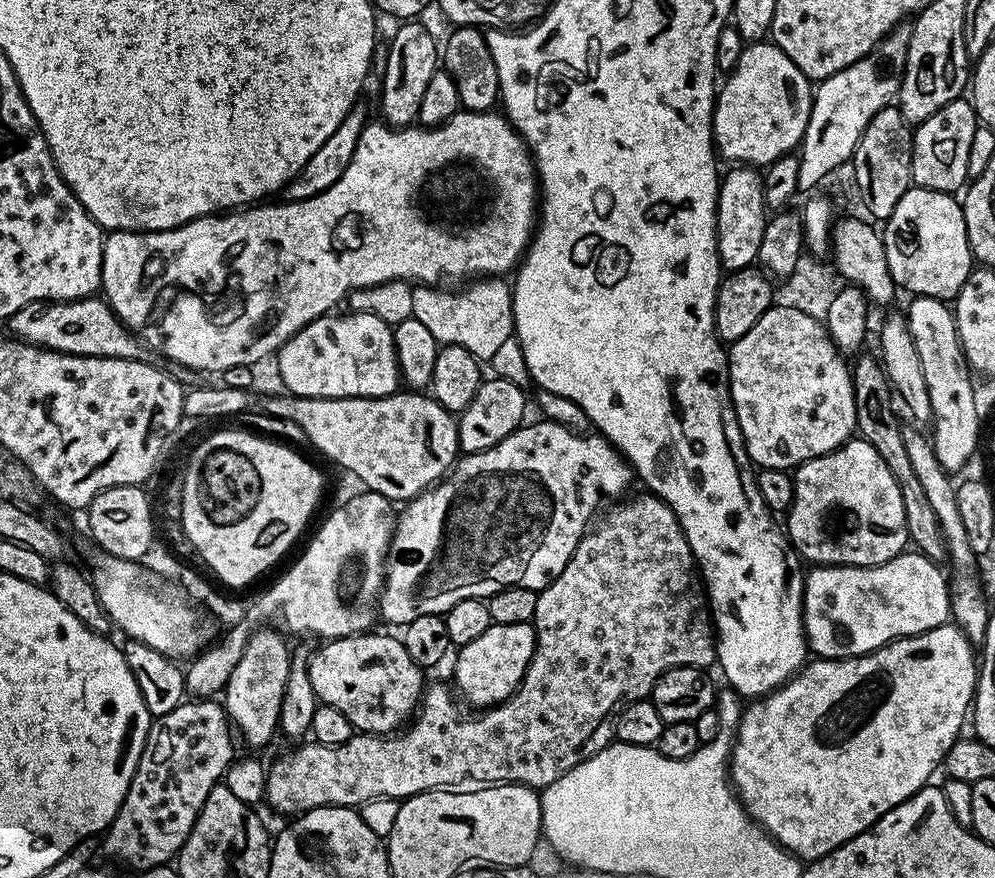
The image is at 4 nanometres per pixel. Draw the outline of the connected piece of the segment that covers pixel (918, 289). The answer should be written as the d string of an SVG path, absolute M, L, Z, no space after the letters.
M915 186L908 188L906 194L898 198L898 206L894 206L894 214L890 214L890 218L883 225L882 235L886 262L890 266L890 274L894 278L896 287L912 292L908 294L913 297L929 296L945 302L955 301L966 278L974 271L972 247L966 234L964 205L953 193Z

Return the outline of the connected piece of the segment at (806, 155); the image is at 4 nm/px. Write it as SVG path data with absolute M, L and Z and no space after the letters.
M896 25L870 54L817 83L810 118L798 149L798 186L801 193L818 188L827 174L838 165L851 161L870 119L878 110L889 107L897 99L905 74L911 33L911 25Z

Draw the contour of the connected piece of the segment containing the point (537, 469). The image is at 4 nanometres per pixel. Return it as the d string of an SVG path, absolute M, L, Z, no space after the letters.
M540 418L537 424L531 424L531 422L521 424L510 434L506 434L506 438L502 438L502 442L498 442L498 446L494 446L490 450L461 455L453 464L452 471L439 484L427 488L422 495L415 496L413 500L407 501L403 505L404 512L402 508L402 511L397 515L396 528L392 531L392 541L388 547L384 587L380 589L379 615L383 619L385 616L392 624L403 626L414 622L414 618L438 616L446 613L450 610L450 606L454 606L466 598L478 600L493 596L495 592L501 592L503 588L513 588L514 586L537 590L544 588L551 580L558 578L558 574L562 574L566 562L570 562L578 542L583 538L584 533L588 531L594 517L597 515L596 507L599 506L600 499L603 496L623 497L627 493L624 491L631 486L632 480L634 481L632 465L603 436L599 434L581 434L579 431L572 431L564 424L559 424L558 421L547 418Z

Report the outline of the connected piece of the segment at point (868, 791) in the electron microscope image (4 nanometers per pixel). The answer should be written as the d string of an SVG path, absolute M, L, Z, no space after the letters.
M955 623L940 624L917 636L901 636L883 644L878 650L867 652L864 656L847 656L844 660L825 660L816 658L805 663L792 679L775 688L763 698L756 698L745 707L744 717L740 719L740 731L736 734L734 759L730 764L730 780L739 789L740 803L744 811L771 836L781 848L787 848L793 856L804 862L821 860L850 838L862 834L882 814L910 798L920 788L929 783L935 768L943 765L944 758L956 740L962 736L960 727L966 724L974 703L974 693L978 679L978 656L968 636Z

